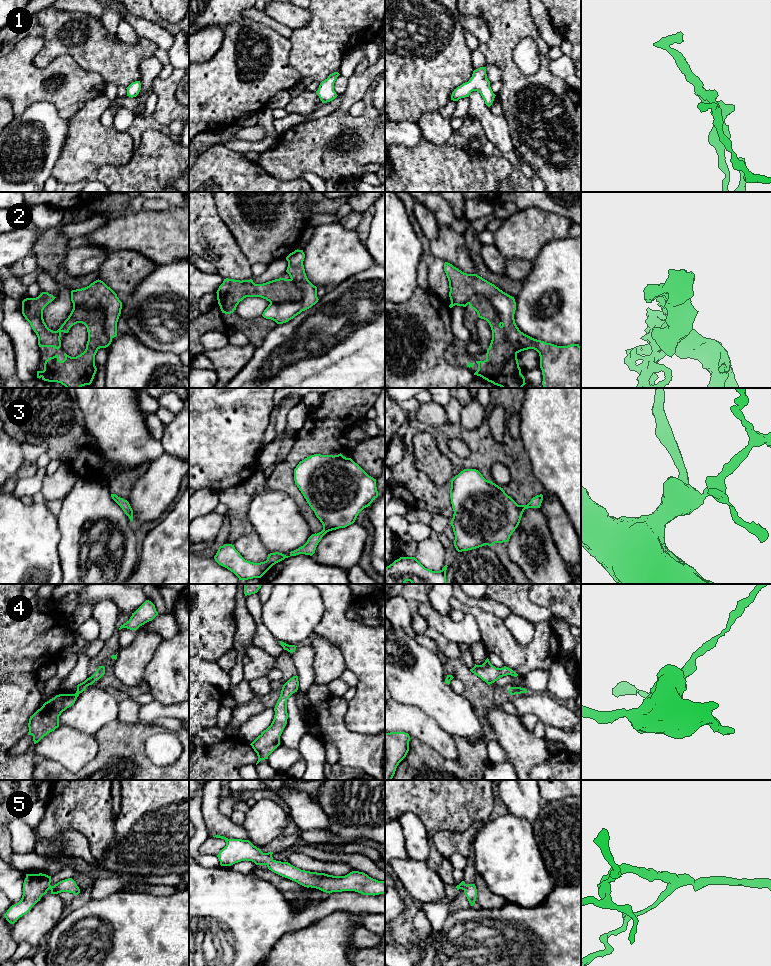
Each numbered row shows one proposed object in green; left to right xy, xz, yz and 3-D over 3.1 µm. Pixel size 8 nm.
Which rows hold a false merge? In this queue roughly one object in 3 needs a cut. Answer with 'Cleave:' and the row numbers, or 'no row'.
Cleave: 2

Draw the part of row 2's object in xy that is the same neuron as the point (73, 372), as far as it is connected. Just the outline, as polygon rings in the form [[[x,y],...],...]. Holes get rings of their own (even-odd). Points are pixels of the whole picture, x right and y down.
[[[42,292],[36,298],[26,298],[22,301],[22,314],[36,333],[39,347],[53,347],[58,350],[61,347],[61,333],[68,333],[77,323],[86,326],[88,341],[85,351],[76,357],[64,353],[63,361],[59,360],[57,354],[48,358],[44,363],[44,370],[37,371],[37,378],[61,383],[66,388],[90,385],[97,371],[95,366],[97,351],[108,347],[112,342],[112,337],[104,329],[105,314],[97,308],[73,304],[68,318],[57,331],[53,331],[44,322],[43,310],[55,298],[48,292]]]

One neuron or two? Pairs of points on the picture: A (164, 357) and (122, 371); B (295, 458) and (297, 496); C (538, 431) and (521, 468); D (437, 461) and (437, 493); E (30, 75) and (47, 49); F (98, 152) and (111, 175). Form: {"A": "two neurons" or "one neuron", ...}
{"A": "one neuron", "B": "one neuron", "C": "two neurons", "D": "two neurons", "E": "two neurons", "F": "two neurons"}

